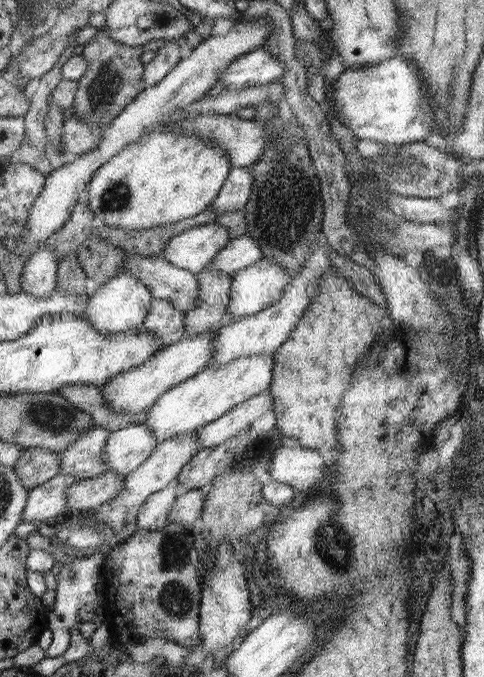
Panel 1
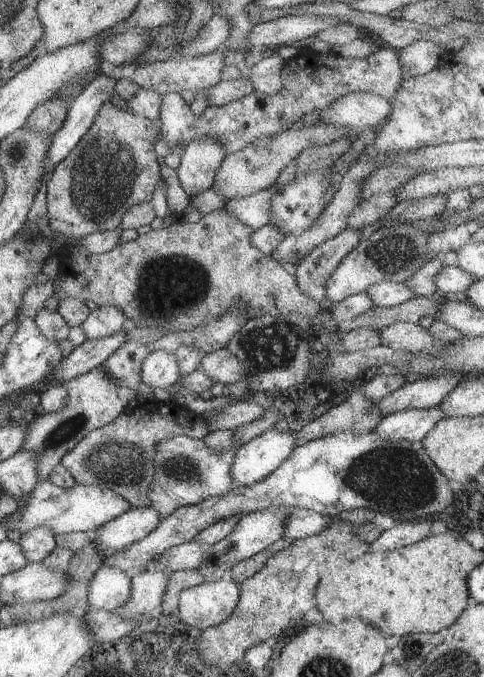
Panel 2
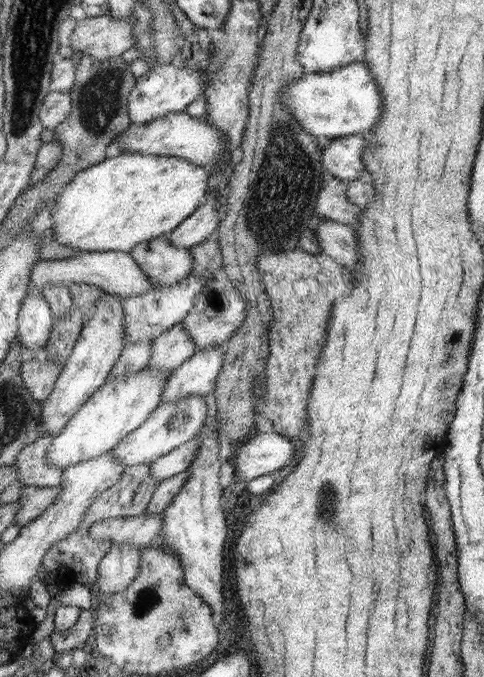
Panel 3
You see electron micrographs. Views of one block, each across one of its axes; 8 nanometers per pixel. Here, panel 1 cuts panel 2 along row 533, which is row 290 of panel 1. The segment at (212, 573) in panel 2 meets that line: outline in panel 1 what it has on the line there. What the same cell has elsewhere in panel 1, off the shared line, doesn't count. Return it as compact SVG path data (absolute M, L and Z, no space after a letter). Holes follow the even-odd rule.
M262 258L252 266L232 273L232 277L227 306L232 320L270 308L283 295L289 282L284 265Z

